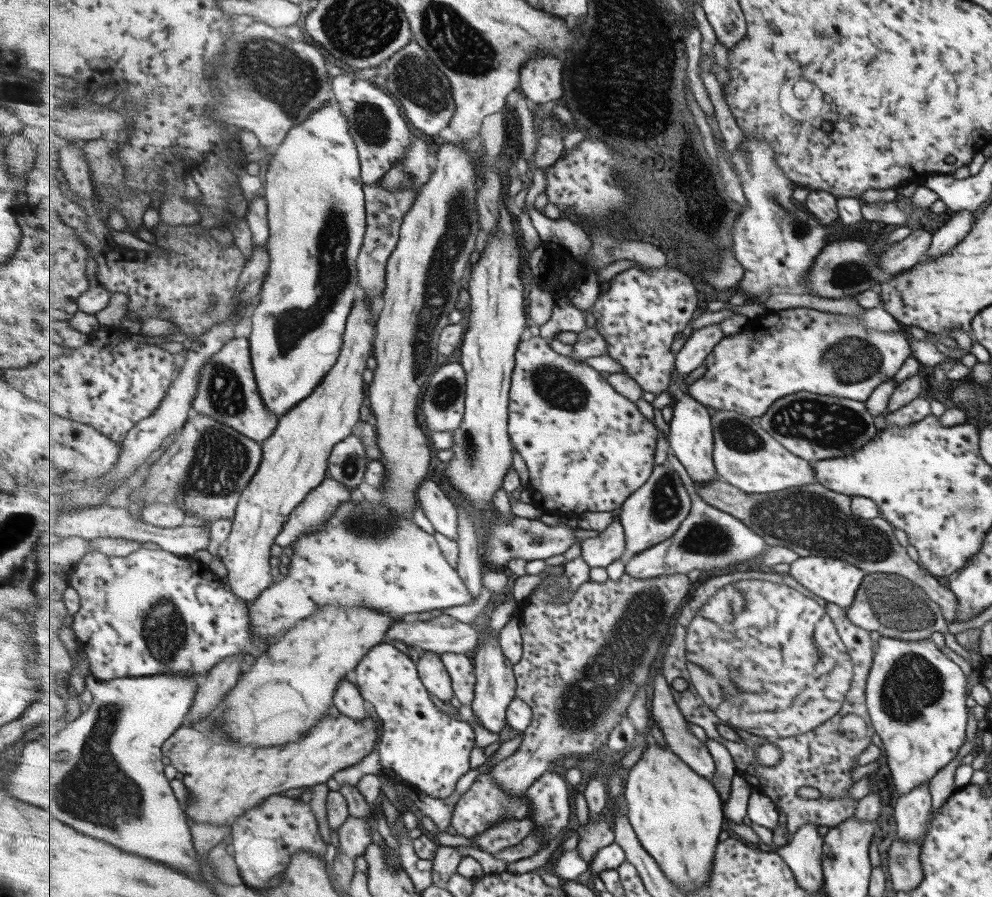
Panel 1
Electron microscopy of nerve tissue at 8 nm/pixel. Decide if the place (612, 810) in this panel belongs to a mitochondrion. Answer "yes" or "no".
no

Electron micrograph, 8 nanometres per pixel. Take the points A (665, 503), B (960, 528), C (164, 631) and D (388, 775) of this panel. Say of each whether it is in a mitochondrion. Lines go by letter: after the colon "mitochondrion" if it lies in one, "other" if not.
A: mitochondrion
B: other
C: mitochondrion
D: other

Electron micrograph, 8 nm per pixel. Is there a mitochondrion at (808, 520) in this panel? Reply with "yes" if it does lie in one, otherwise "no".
yes

